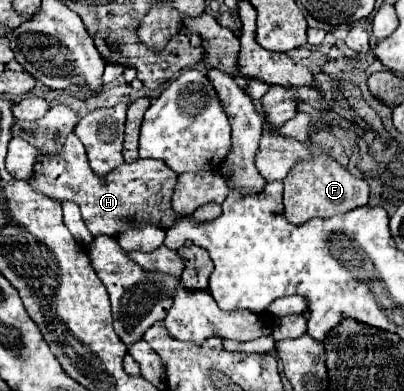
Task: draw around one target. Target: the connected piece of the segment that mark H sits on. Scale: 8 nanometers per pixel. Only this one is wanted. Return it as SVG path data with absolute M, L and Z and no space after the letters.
M69 134L65 146L59 156L39 156L33 174L33 188L47 194L49 198L63 202L73 200L83 214L83 222L87 224L93 236L107 234L115 236L125 228L125 218L129 214L137 214L139 218L159 226L169 228L173 220L179 216L171 210L171 194L175 188L177 174L163 164L163 160L135 160L131 164L121 164L109 176L99 178L93 174L87 162L87 154L83 144L75 134Z

